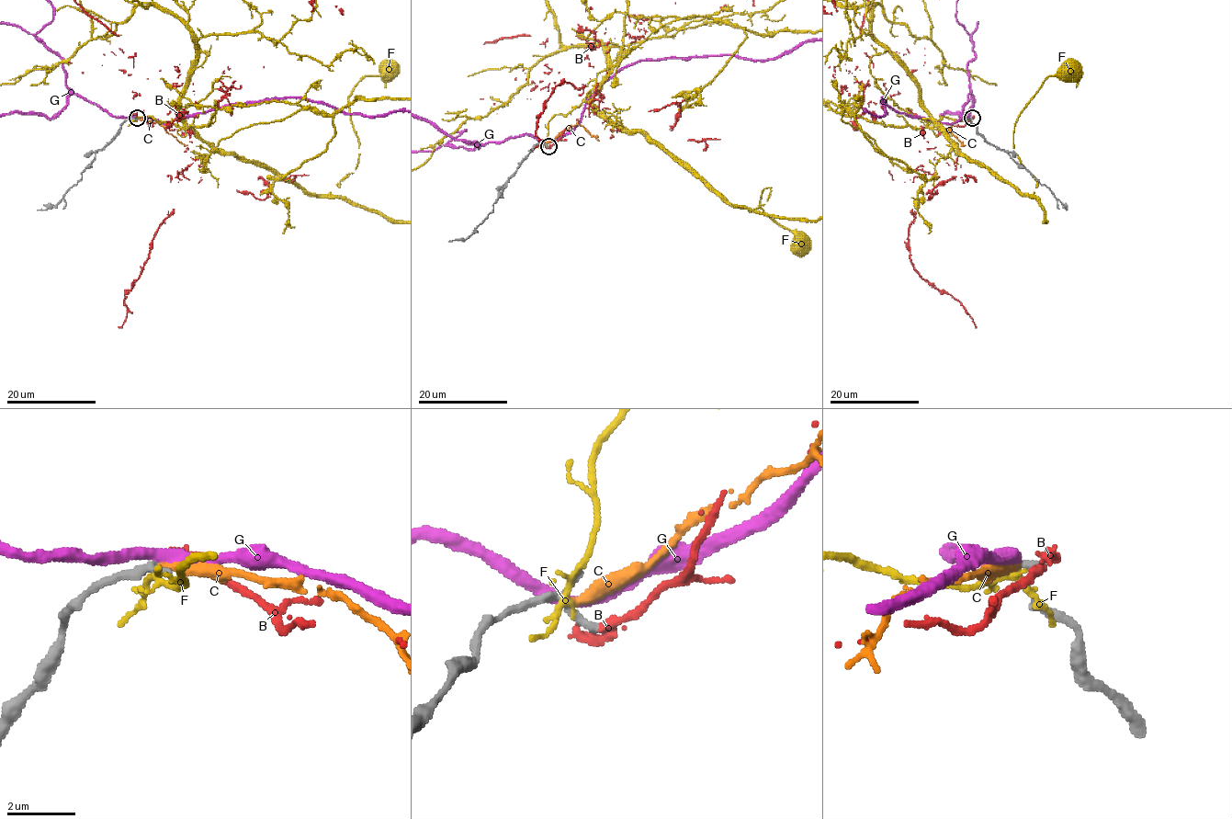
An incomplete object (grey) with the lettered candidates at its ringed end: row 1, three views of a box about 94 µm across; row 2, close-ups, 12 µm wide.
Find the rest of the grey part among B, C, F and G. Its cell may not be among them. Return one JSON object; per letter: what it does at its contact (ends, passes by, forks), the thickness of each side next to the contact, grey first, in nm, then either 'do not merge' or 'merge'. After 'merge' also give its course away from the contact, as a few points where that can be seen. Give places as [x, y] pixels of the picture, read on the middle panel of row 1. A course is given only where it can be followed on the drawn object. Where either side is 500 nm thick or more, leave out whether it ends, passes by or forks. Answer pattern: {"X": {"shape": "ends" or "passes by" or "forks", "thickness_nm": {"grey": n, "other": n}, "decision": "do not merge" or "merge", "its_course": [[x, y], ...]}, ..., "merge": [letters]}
{"B": {"shape": "passes by", "thickness_nm": {"grey": 220, "other": 220}, "decision": "merge"}, "C": {"shape": "ends", "thickness_nm": {"grey": 320, "other": 280}, "decision": "do not merge"}, "F": {"shape": "forks", "thickness_nm": {"grey": 320, "other": 130}, "decision": "do not merge"}, "G": {"shape": "passes by", "thickness_nm": {"grey": 320, "other": 360}, "decision": "do not merge"}, "merge": ["B"]}

